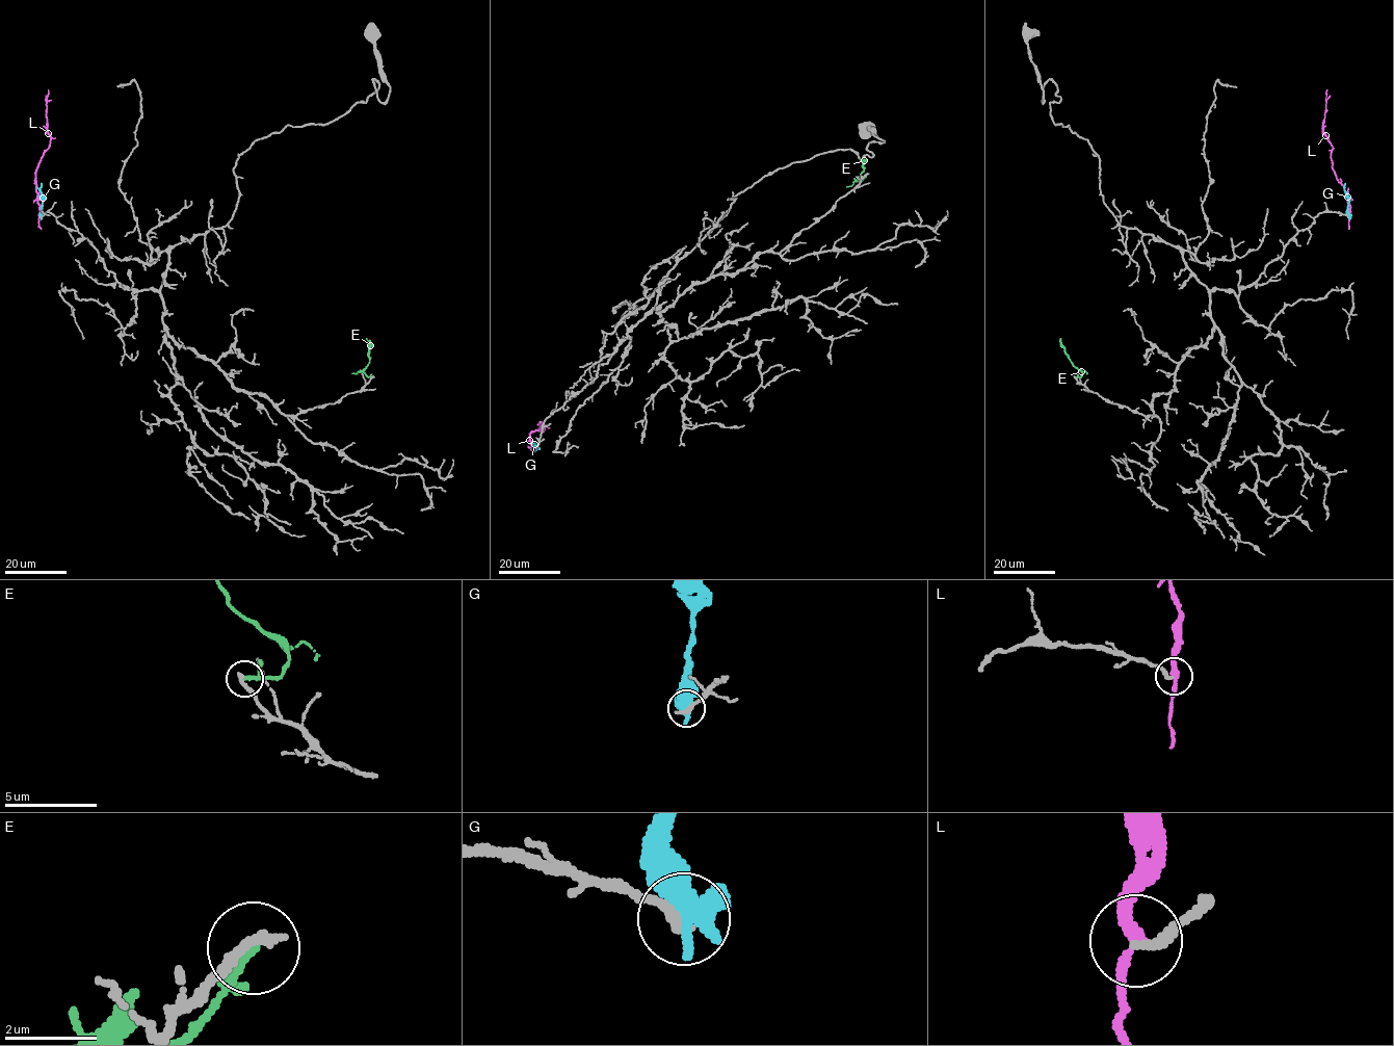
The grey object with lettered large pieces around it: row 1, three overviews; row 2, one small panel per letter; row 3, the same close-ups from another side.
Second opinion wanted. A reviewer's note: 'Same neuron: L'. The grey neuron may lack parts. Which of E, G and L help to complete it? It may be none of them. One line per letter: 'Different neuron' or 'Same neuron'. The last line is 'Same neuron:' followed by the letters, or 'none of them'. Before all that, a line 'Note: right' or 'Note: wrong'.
Note: right
E: Different neuron
G: Different neuron
L: Same neuron
Same neuron: L

